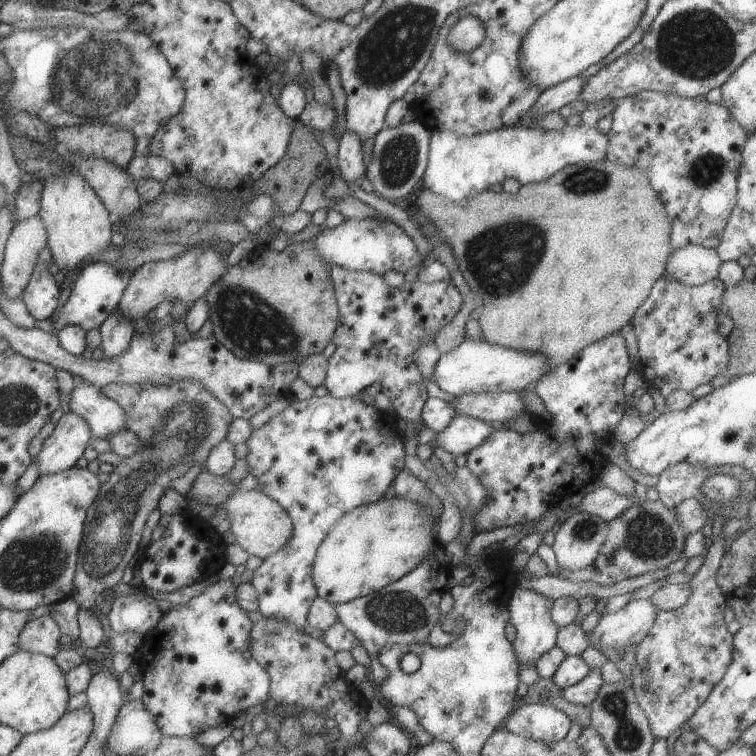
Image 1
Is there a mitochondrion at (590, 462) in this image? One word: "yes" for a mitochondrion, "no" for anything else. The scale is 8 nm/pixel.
no

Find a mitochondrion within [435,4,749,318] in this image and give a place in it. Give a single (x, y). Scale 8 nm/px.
(697, 44)

